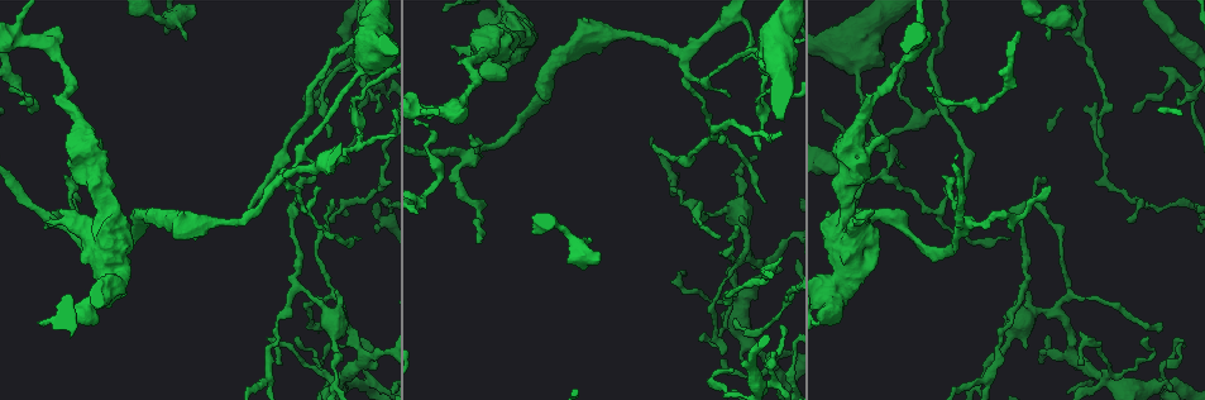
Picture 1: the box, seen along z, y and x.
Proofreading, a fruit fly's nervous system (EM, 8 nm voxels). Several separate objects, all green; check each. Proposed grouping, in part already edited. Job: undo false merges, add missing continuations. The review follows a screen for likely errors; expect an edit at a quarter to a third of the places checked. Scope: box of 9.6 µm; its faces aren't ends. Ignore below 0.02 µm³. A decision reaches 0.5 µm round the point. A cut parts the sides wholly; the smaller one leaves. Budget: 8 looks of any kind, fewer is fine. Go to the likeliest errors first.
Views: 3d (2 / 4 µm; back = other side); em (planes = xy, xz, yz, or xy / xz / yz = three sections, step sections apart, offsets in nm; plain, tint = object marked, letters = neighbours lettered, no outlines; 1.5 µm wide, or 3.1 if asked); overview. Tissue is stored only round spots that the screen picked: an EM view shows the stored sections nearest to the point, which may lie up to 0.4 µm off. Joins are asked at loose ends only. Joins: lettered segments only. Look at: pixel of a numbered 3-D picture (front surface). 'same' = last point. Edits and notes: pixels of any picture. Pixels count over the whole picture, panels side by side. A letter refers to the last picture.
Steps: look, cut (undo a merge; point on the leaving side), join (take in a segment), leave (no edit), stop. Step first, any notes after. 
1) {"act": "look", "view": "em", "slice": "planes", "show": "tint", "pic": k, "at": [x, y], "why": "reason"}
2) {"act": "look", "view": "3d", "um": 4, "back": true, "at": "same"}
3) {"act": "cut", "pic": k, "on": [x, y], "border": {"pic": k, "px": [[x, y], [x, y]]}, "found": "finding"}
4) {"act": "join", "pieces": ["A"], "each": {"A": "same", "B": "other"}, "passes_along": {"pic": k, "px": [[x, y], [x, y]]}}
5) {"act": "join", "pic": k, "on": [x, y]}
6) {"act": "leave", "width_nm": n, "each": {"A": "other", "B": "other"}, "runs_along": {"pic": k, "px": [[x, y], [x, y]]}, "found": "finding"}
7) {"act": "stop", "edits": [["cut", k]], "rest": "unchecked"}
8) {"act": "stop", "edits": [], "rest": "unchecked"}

{"act": "look", "view": "em", "slice": "xz", "step": 8, "show": "tint", "pic": 1, "at": [452, 46], "why": "an open end"}

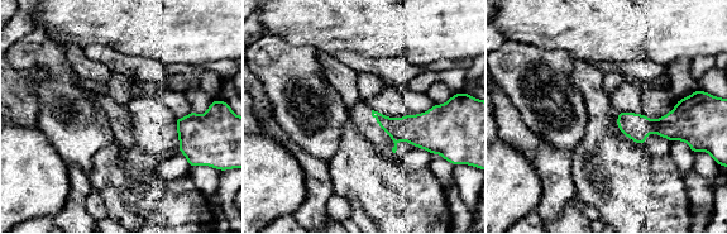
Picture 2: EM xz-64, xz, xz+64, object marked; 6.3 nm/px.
{"act": "look", "view": "em", "slice": "xz", "step": 8, "show": "letters", "at": "same"}

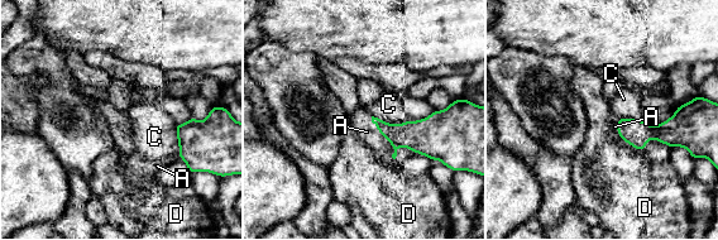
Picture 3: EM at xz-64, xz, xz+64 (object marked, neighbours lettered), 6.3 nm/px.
{"act": "join", "pieces": ["A"], "longest_contact_nm": ["A", 360], "each": {"A": "same", "C": "other", "D": "other"}, "found": "it goes on there"}

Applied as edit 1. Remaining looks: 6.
{"act": "look", "view": "overview"}

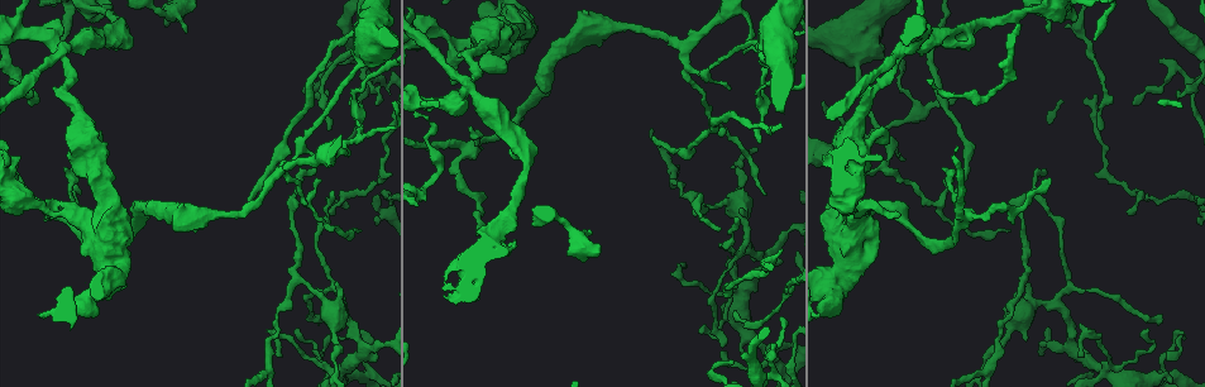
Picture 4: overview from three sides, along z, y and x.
{"act": "look", "view": "3d", "um": 2, "pic": 4, "at": [683, 49], "why": "thin neck"}

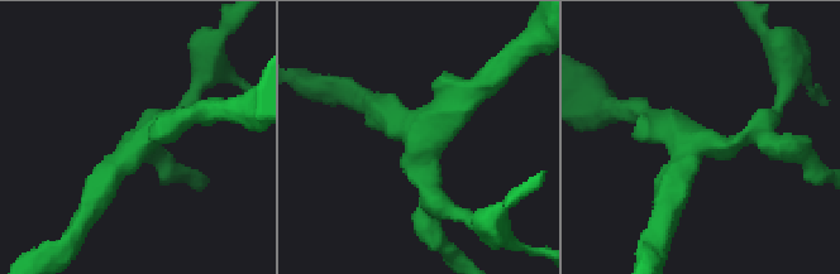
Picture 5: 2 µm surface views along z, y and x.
{"act": "look", "view": "em", "slice": "planes", "show": "plain", "pic": 5, "at": [706, 138], "arms": 4, "why": "need the tissue"}

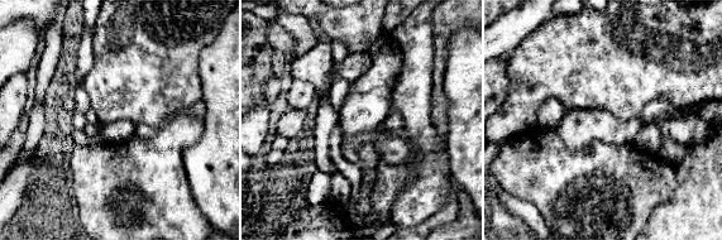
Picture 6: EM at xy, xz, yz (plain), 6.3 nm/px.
{"act": "look", "view": "em", "slice": "planes", "show": "letters", "at": "same", "why": "what lies round it"}

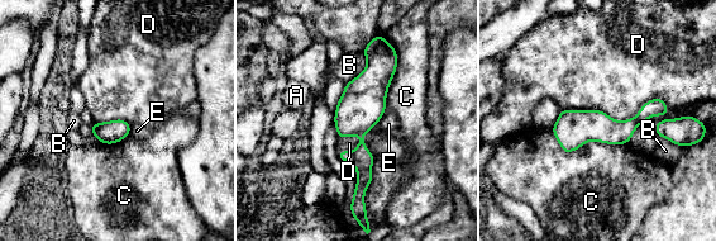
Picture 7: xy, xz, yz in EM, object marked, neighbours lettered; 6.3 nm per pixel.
{"act": "cut", "pic": 7, "on": [364, 174], "each": {"A": "other", "B": "other", "C": "other", "D": "other", "E": "other"}, "border": {"pic": 7, "px": [[351, 152], [358, 167], [370, 169]]}, "found": "a second neuron is stuck on"}

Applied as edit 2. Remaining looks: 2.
{"act": "look", "view": "em", "slice": "planes", "show": "tint", "pic": 4, "at": [739, 210], "why": "an open end"}

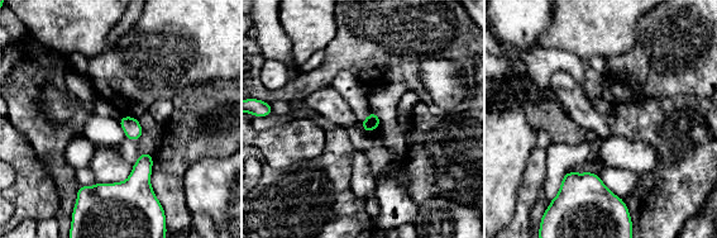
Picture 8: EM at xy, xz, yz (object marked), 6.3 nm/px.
{"act": "look", "view": "em", "slice": "planes", "show": "letters", "at": "same"}

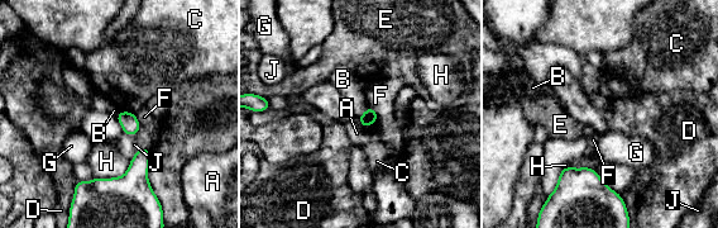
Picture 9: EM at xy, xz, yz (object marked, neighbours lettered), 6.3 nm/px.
{"act": "leave", "each": {"A": "other", "B": "other", "C": "other", "D": "other", "E": "other", "F": "other", "G": "other", "H": "other", "J": "other"}, "border": {"pic": 9, "px": [[368, 107], [358, 117]]}, "found": "no lettered segment goes on from it"}

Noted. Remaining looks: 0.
{"act": "stop", "edits": [["join", 3], ["cut", 7]], "rest": "unchecked"}

